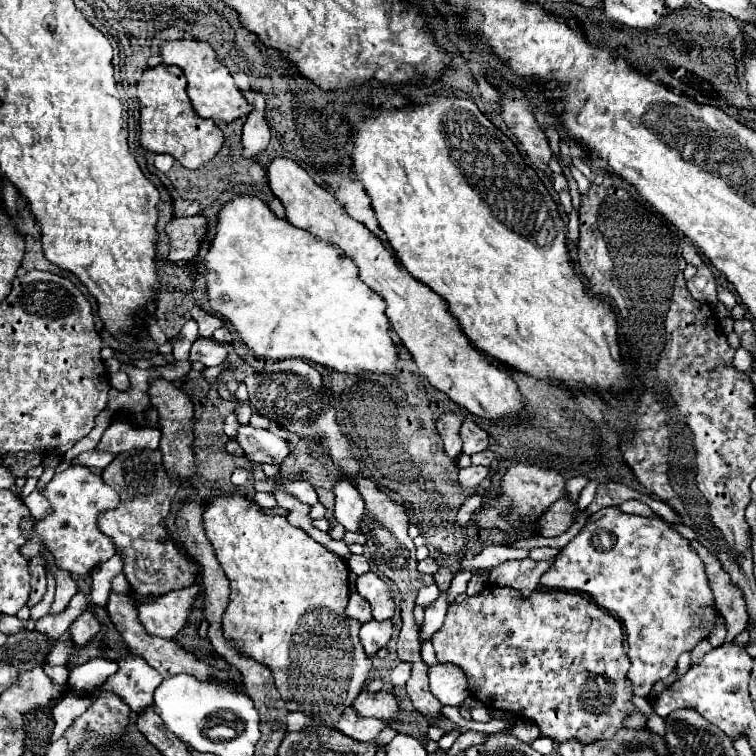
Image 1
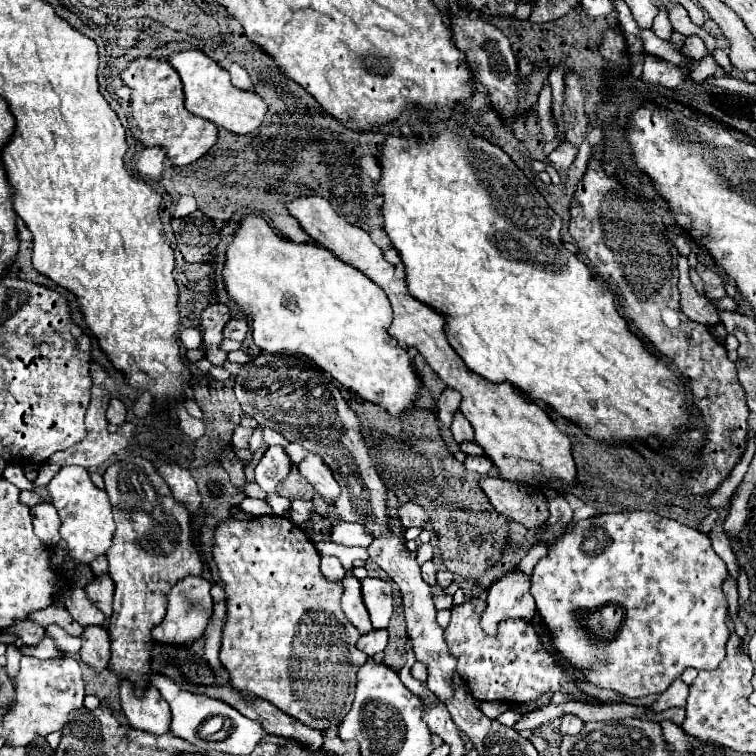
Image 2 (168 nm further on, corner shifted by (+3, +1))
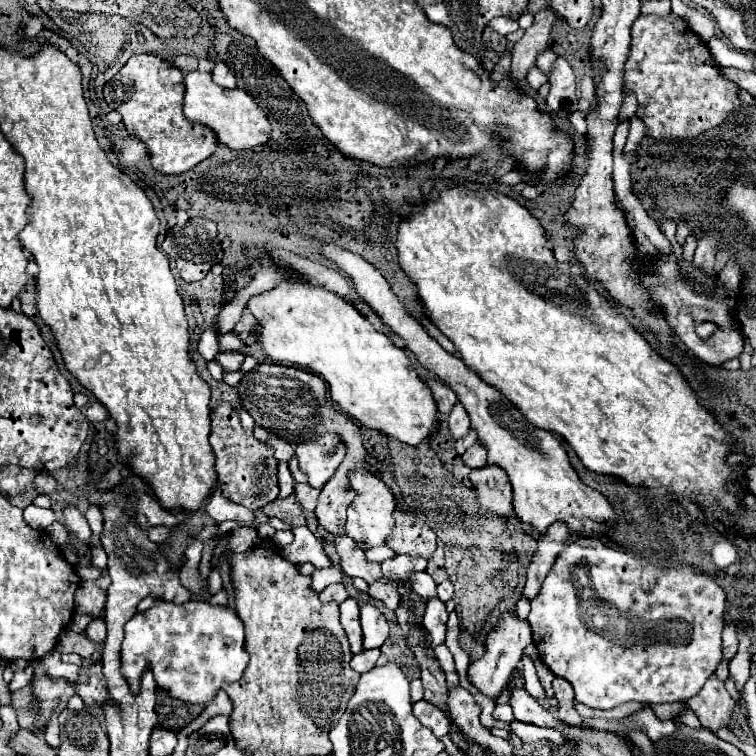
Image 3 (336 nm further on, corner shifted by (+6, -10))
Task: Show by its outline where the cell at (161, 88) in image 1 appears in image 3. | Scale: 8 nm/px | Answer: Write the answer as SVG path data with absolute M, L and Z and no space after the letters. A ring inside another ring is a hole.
M135 54L103 88L105 102L123 116L127 130L145 142L151 166L161 174L187 172L209 158L219 144L211 128L195 124L183 116L183 78L183 72L175 64L155 54Z

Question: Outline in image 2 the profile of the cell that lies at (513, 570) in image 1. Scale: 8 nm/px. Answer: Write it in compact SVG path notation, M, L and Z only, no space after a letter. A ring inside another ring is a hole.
M518 567L502 575L488 589L488 607L482 613L482 629L496 633L496 625L502 619L532 619L536 613L534 597L530 595L530 575Z

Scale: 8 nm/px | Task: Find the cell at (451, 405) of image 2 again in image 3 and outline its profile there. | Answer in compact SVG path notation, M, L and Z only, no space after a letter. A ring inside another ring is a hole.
M427 380L427 386L429 386L431 392L433 392L433 398L435 398L435 402L437 402L439 412L449 414L451 408L453 408L453 404L457 402L455 390L453 390L453 388L447 388L447 384L437 382L437 380Z

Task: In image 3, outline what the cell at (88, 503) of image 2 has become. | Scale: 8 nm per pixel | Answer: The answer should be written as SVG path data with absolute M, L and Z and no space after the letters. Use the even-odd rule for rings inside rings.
M69 506L69 508L65 508L65 526L77 536L77 538L81 538L83 542L87 542L89 544L89 538L91 538L91 528L89 528L89 524L87 524L87 520L85 520L85 516L83 516L83 512L79 512L77 508L73 508L73 506Z

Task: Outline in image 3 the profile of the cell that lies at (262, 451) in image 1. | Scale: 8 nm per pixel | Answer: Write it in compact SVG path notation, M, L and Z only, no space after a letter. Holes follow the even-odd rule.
M279 462L279 498L287 498L295 490L295 480L287 468L287 462Z

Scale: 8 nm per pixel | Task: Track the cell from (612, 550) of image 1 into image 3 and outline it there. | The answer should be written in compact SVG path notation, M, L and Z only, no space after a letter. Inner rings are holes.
M573 538L565 550L557 556L551 572L547 574L539 596L531 602L529 624L533 630L533 642L539 650L543 664L559 678L565 678L573 690L575 700L597 708L597 710L611 710L623 702L651 702L651 704L665 704L665 702L685 702L695 696L707 678L715 672L717 664L721 662L721 632L723 632L723 612L725 612L725 592L717 586L715 576L695 572L691 566L683 564L655 564L647 562L639 554L631 550L623 550L615 544L603 544L599 538Z

